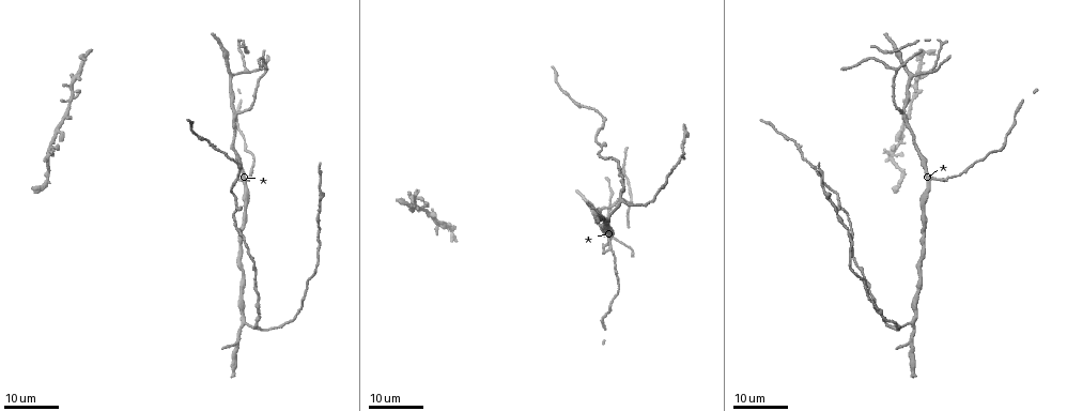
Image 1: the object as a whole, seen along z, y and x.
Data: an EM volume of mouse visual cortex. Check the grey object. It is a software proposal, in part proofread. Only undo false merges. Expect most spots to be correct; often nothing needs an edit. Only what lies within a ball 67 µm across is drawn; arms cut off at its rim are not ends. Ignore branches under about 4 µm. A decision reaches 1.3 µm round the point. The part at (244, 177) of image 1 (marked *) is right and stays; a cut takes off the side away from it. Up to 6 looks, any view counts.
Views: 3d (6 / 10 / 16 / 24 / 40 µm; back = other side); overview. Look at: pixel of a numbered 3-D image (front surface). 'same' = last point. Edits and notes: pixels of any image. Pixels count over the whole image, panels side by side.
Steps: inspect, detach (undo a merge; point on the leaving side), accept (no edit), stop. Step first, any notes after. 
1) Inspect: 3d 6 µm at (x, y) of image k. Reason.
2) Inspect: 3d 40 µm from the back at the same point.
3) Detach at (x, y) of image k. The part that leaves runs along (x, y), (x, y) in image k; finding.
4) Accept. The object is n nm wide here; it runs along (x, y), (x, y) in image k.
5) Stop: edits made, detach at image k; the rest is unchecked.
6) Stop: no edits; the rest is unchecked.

Inspect: 3d 16 µm at (236, 111) of image 1. A fork.

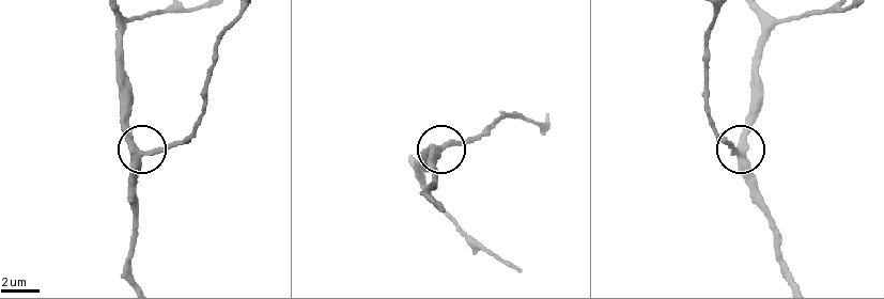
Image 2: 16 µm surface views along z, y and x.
Inspect: 3d 10 µm at (742, 152) of image 2. Zoom in.

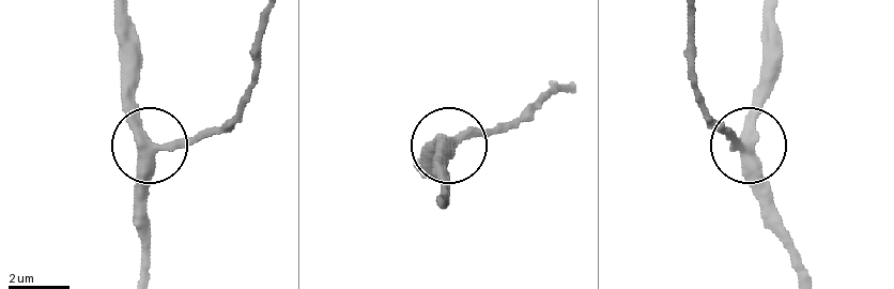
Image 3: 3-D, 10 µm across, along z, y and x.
Accept. It runs along (805, 272), (754, 149), (728, 134) in image 3; all the same cell.

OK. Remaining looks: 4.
Inspect: 3d 24 µm at (930, 71) of image 1. Side arm on a straight run.

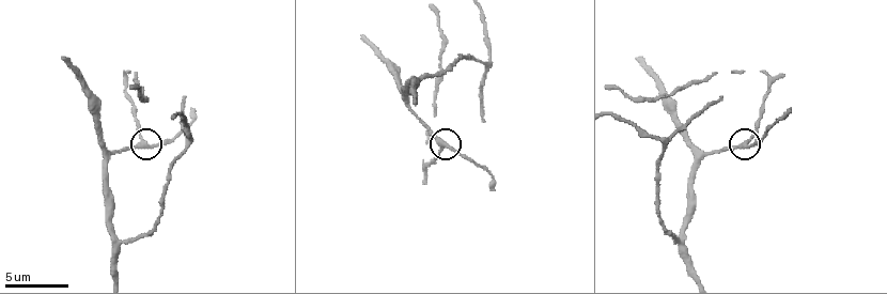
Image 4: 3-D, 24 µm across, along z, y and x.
Inspect: 3d 6 µm at (146, 146) of image 4.

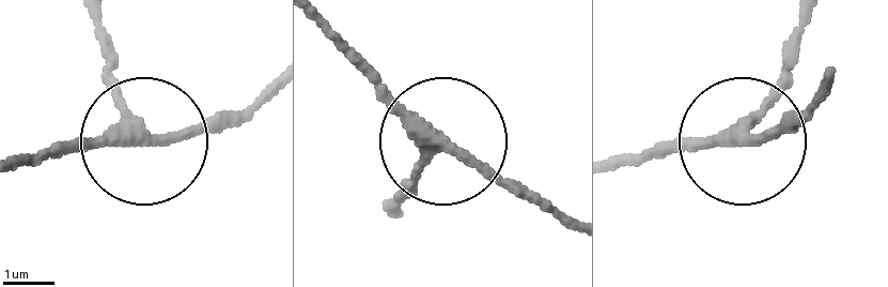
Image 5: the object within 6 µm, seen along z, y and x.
Accept. 3 arms meet here; it runs along (17, 167), (243, 120) in image 5; all the same cell.

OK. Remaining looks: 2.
Inspect: 3d 16 µm at (408, 104) of image 4. Three arms meet.

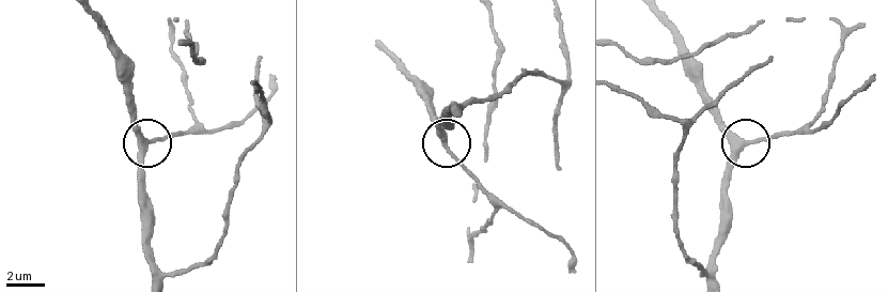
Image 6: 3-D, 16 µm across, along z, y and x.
Accept. It runs along (151, 271), (141, 214), (141, 151), (146, 143), (178, 137) in image 6; all the same cell.

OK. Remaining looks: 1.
Stop: no edits; the rest is unchecked.

